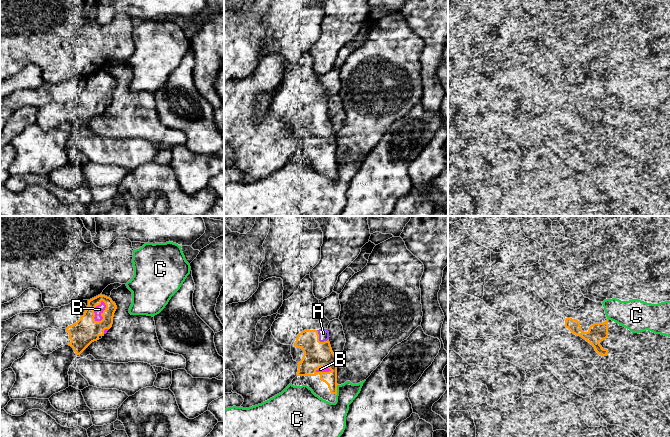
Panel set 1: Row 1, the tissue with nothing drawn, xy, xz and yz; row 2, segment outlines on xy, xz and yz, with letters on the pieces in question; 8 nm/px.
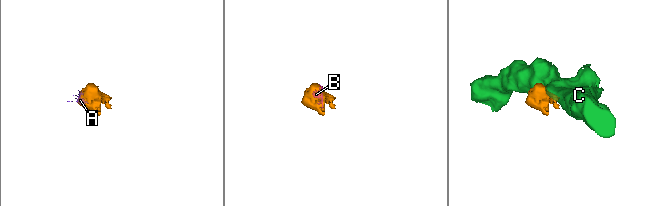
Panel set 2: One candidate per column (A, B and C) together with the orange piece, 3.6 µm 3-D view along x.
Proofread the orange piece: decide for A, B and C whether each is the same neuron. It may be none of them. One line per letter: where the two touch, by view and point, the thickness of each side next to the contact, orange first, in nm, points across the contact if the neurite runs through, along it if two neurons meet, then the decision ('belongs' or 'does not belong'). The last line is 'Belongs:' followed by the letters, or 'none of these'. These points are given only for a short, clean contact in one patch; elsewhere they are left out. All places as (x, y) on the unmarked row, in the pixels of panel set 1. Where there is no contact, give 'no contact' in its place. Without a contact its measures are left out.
A: contact xz (318, 115); calibres 220 and 80 nm; belongs
B: contact xy (93, 86); calibres 220 and 70 nm; belongs
C: contact xz (336, 166); calibres 130 and 280 nm; border xz (337, 160), (336, 171); does not belong
Belongs: A, B

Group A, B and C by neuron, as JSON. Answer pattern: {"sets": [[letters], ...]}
{"sets": [["A", "B"], ["C"]]}

